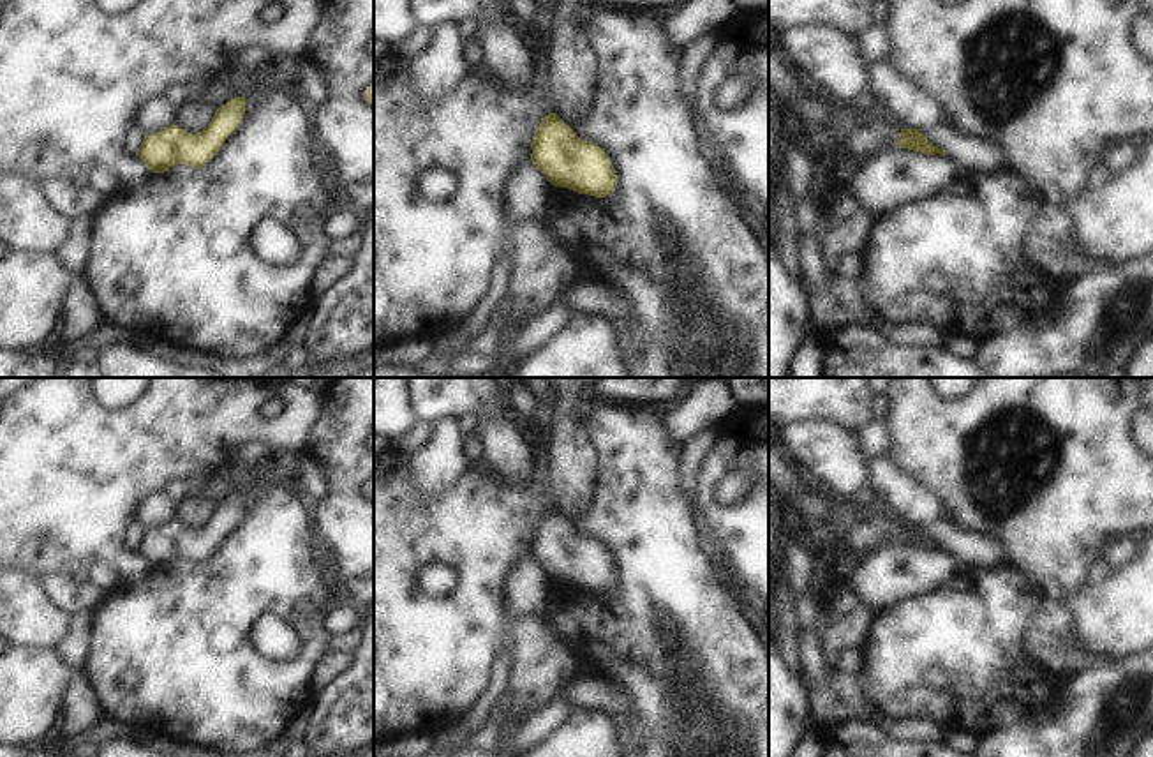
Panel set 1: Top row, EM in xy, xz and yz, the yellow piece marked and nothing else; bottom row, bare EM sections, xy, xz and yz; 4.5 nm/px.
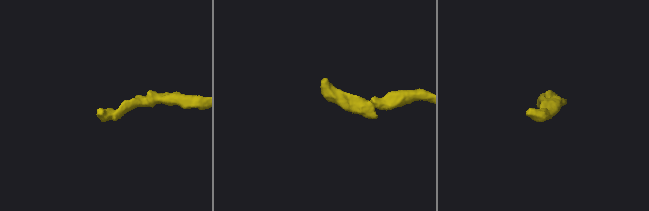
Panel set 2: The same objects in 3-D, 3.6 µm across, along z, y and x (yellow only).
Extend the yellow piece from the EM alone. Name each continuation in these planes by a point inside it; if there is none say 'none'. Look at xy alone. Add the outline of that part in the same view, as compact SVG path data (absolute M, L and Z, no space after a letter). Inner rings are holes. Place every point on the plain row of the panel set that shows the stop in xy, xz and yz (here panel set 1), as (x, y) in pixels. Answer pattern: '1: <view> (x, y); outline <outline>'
none

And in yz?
1: yz (868, 535); outline M878 515L874 519L859 522L846 540L841 543L848 549L874 551L881 543L894 543L901 522L890 515Z

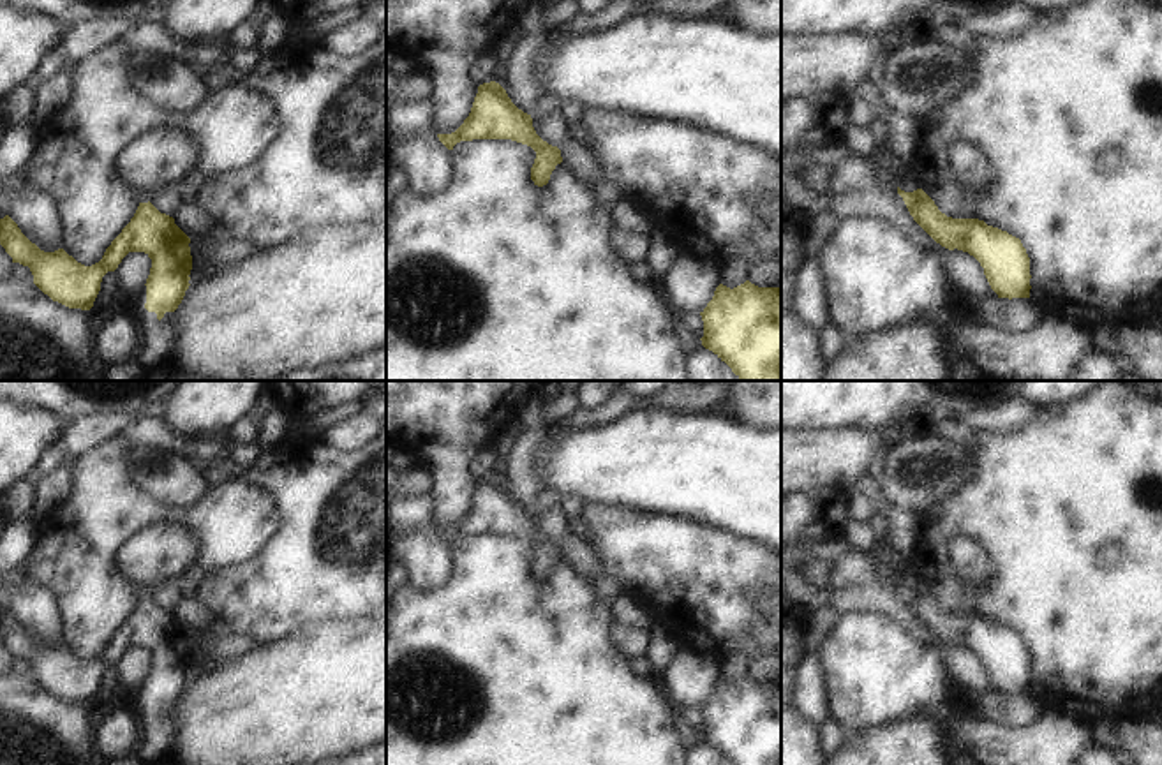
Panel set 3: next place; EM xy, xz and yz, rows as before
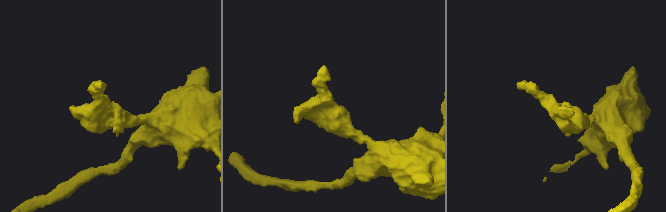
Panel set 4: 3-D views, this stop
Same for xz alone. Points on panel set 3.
none

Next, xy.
1: xy (148, 557); outline M159 524L129 536L116 552L116 566L138 587L139 598L148 598L159 583L182 575L197 553L194 531Z

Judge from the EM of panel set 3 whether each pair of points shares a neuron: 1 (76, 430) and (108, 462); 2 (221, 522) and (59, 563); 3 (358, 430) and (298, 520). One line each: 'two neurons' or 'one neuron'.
1: two neurons
2: one neuron
3: two neurons

